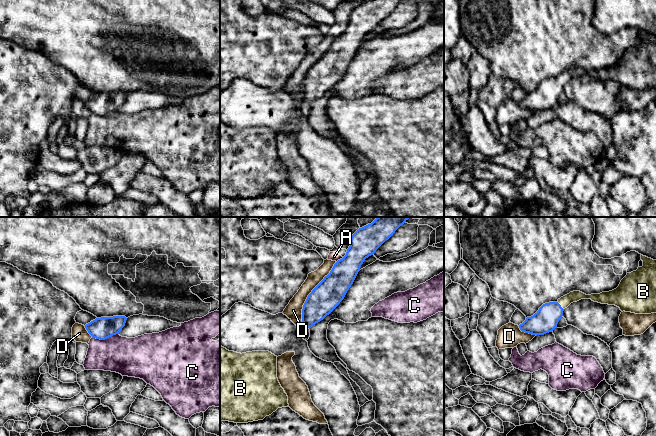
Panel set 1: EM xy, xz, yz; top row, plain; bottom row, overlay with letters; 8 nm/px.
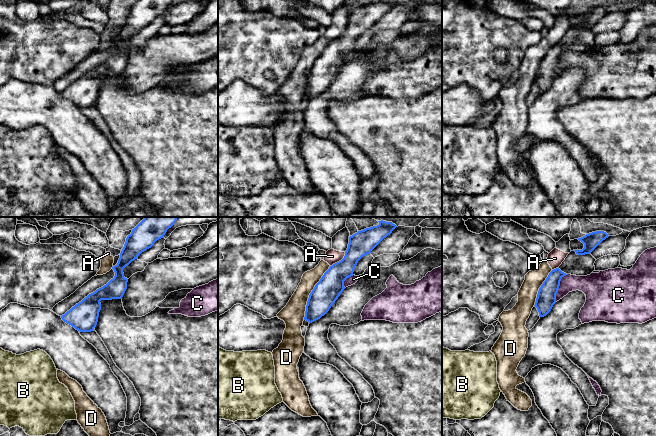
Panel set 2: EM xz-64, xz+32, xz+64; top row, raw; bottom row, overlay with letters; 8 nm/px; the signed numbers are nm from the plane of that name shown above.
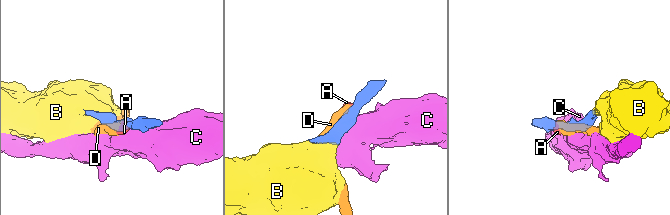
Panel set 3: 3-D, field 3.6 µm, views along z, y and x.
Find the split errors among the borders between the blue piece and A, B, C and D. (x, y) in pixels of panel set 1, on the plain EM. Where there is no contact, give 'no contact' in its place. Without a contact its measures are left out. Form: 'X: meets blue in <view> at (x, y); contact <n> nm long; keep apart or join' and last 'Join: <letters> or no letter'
A: meets blue in xz at (340, 35); contact 80 nm long; keep apart
B: meets blue in yz at (560, 81); contact 90 nm long; join
C: meets blue in xy at (105, 114); contact 220 nm long; keep apart
D: meets blue in xz at (310, 69); contact 550 nm long; keep apart
Join: B

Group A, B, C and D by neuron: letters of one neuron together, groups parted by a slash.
A D / B / C

